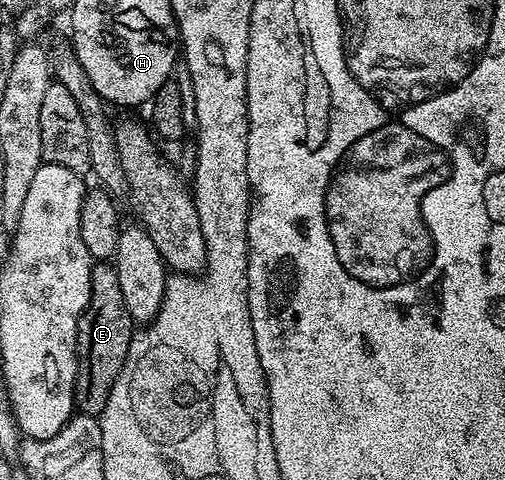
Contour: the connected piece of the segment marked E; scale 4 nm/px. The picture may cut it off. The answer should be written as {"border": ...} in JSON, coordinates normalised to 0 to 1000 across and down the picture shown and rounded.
{"border":[[[188,548],[178,563],[174,638],[162,648],[154,673],[154,785],[147,798],[147,846],[160,865],[200,869],[206,846],[214,838],[214,821],[222,821],[222,804],[230,804],[230,788],[238,788],[246,746],[253,746],[253,721],[261,713],[267,690],[269,677],[253,654],[253,638],[246,638],[246,610],[238,606],[238,579],[230,579],[224,548]]]}

